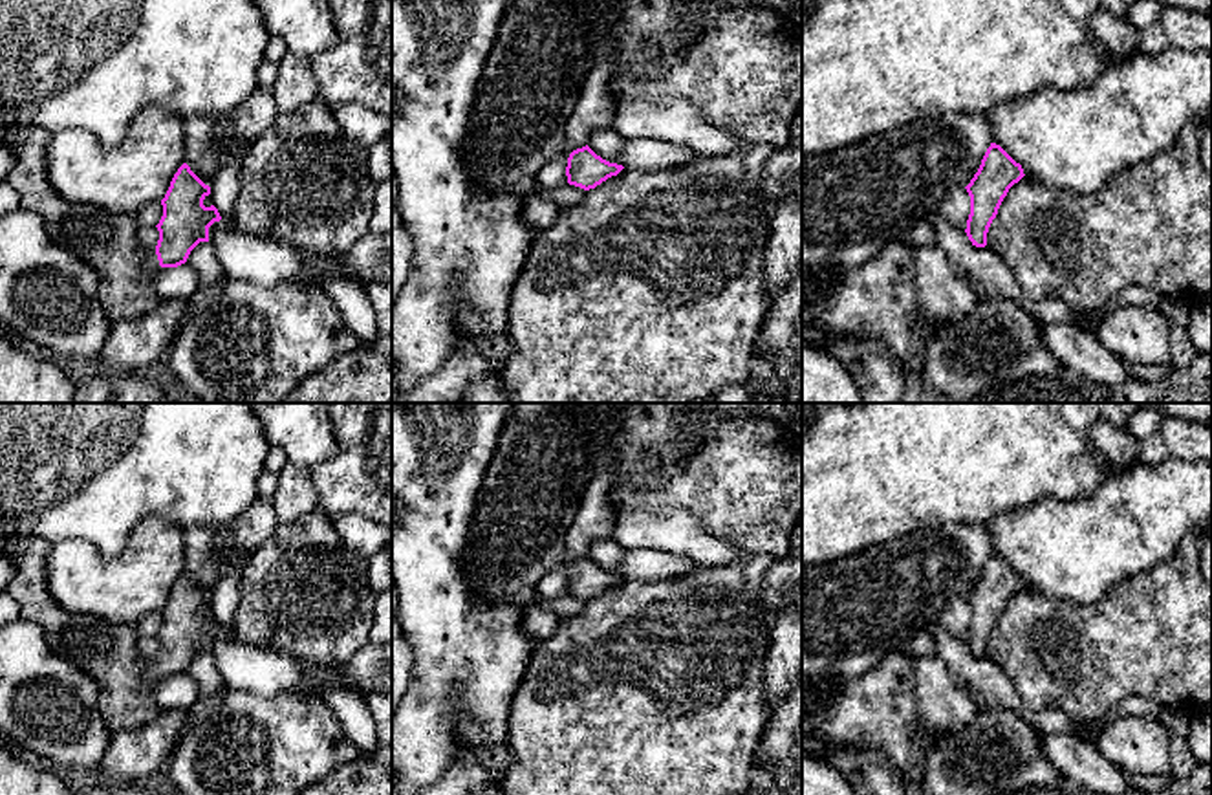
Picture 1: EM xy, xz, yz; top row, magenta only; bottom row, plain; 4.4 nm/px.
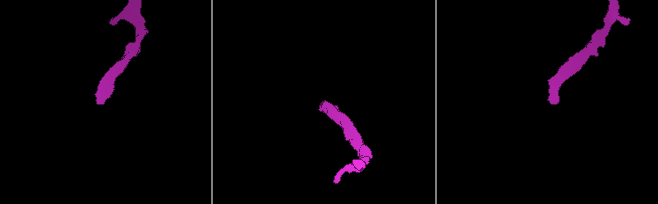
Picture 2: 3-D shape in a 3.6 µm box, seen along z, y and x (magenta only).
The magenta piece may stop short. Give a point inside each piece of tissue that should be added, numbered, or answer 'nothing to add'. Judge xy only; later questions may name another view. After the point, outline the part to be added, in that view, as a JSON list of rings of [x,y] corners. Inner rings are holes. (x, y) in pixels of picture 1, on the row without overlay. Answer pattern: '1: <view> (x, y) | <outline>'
1: xy (107, 651) | [[[2,535],[0,546],[9,544],[13,551],[4,555],[15,562],[15,575],[5,592],[16,601],[20,617],[44,630],[49,648],[79,665],[99,685],[97,707],[112,733],[141,727],[159,714],[154,700],[154,685],[161,680],[156,661],[143,661],[137,654],[135,625],[112,623],[86,614],[64,610],[46,584],[46,559],[51,542],[37,535]]]

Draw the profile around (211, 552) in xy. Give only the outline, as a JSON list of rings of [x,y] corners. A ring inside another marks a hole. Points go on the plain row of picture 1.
[[[256,496],[240,517],[225,524],[185,529],[185,573],[205,595],[211,595],[233,568],[243,573],[278,524],[273,502]]]

